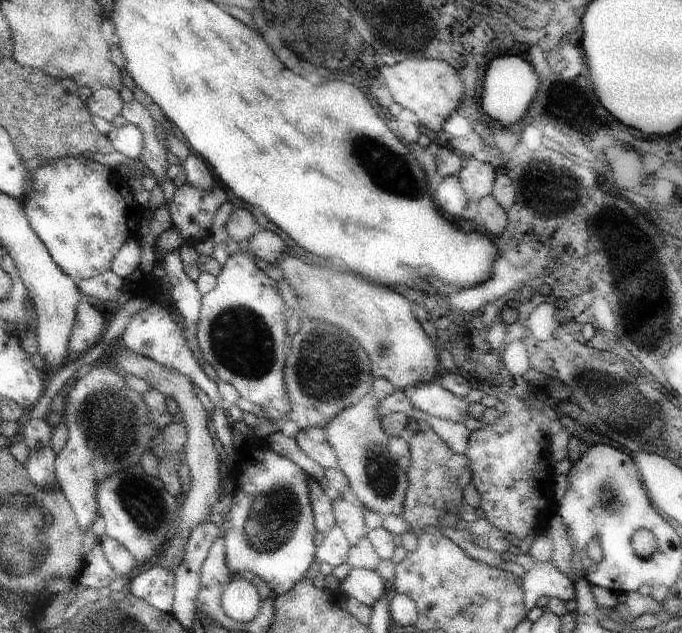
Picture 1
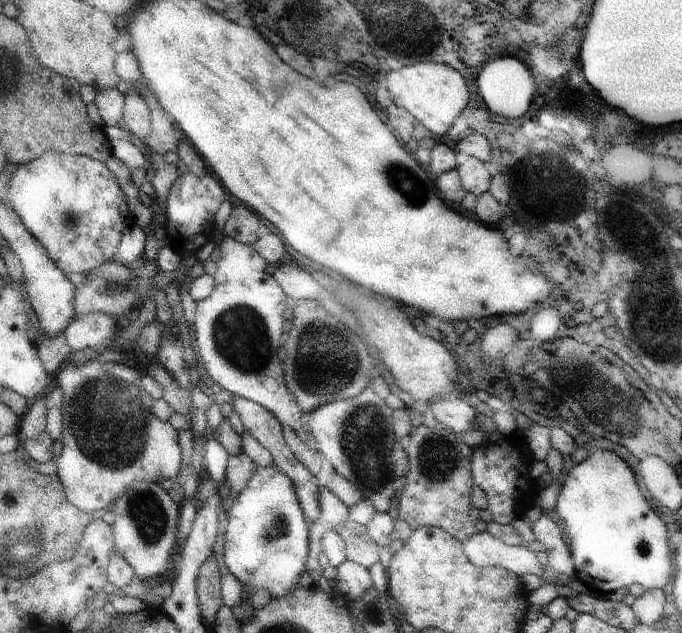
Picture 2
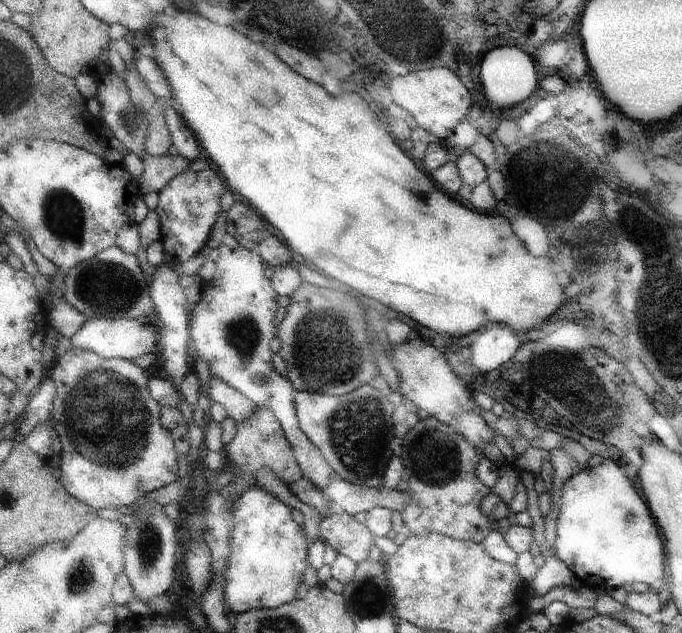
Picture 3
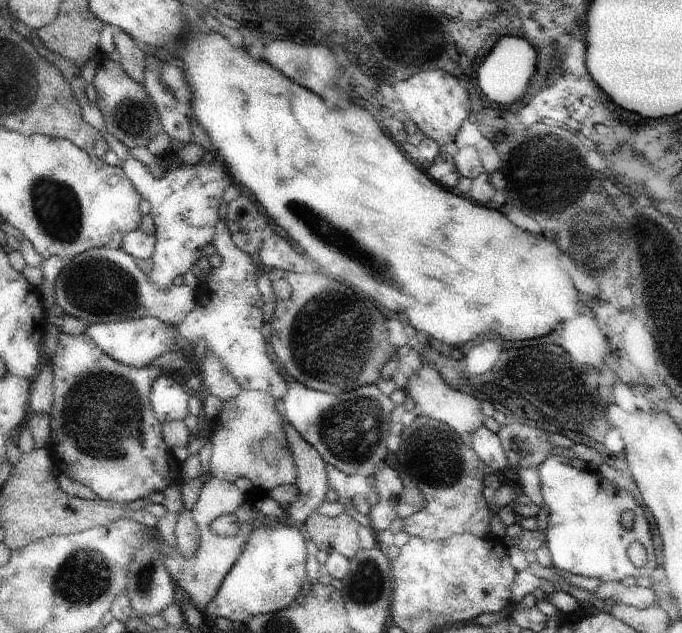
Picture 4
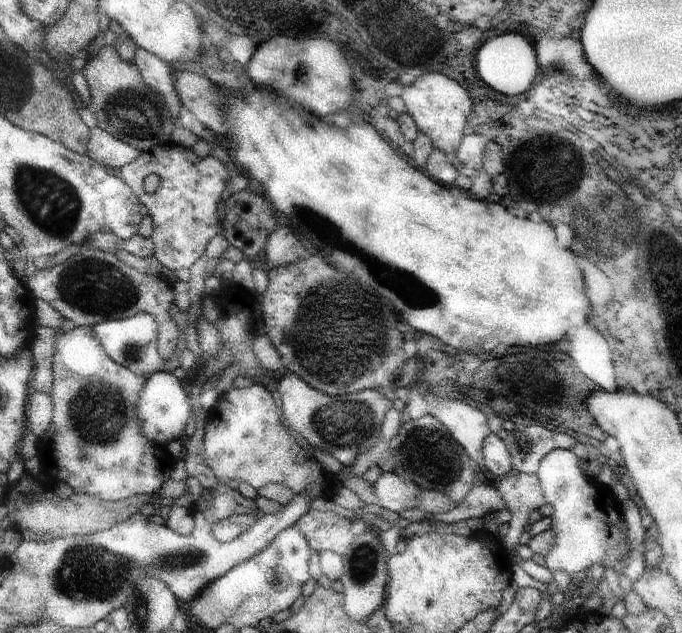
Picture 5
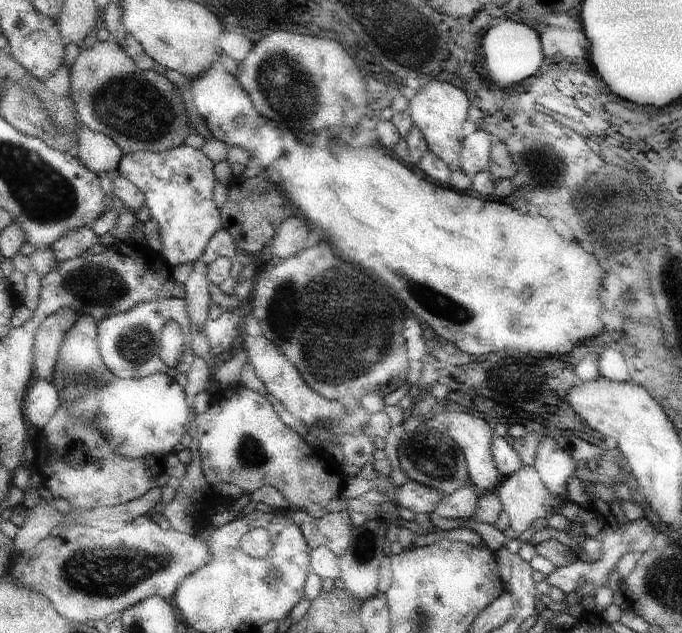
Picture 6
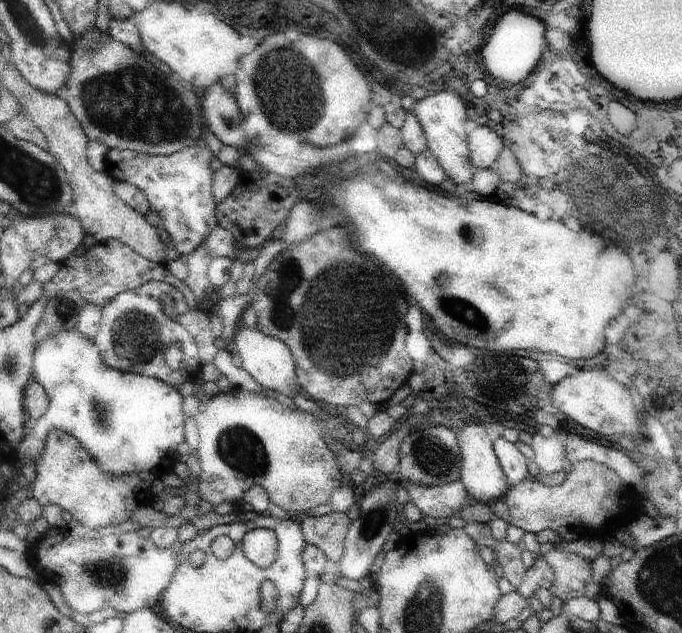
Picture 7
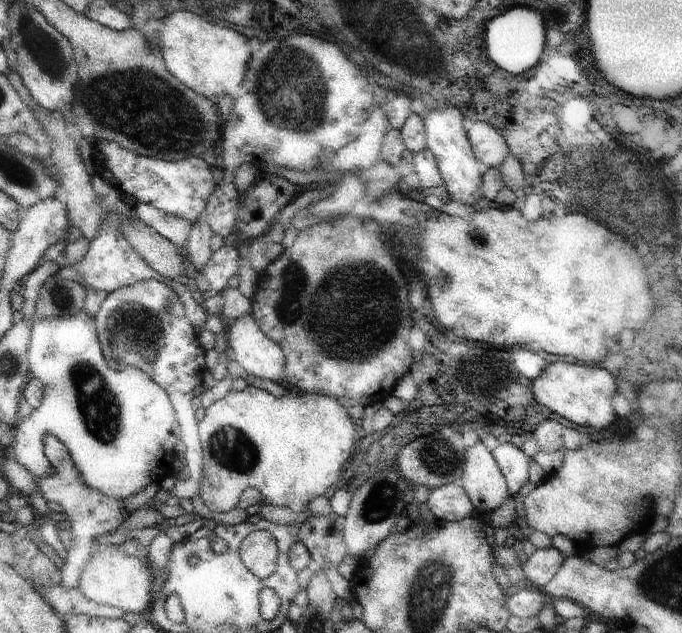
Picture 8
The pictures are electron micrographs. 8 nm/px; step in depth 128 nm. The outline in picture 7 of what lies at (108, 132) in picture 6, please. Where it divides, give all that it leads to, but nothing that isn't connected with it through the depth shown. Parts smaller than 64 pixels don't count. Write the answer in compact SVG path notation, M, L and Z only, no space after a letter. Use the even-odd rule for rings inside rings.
M92 28L80 37L75 37L72 47L72 73L61 90L61 98L69 104L91 141L99 141L110 149L135 151L150 155L169 156L182 150L189 150L202 138L203 112L199 96L189 90L181 80L167 76L163 70L151 64L132 46L115 38L109 32Z

